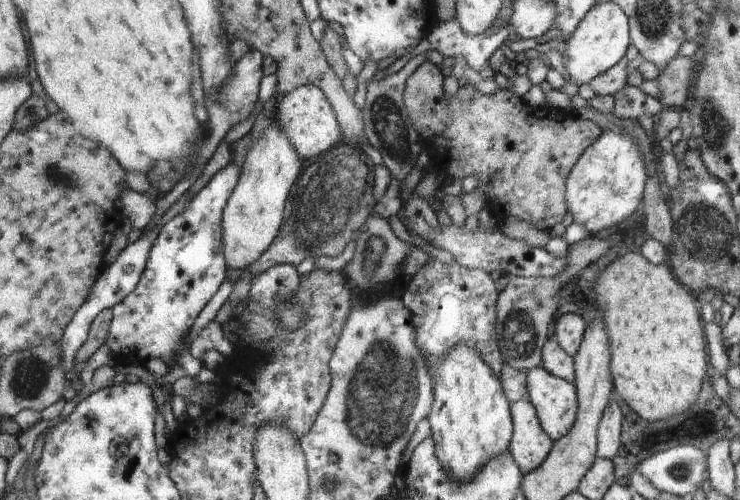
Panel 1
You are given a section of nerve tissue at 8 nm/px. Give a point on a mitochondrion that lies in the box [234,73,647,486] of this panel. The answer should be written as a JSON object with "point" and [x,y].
{"point":[383,395]}

